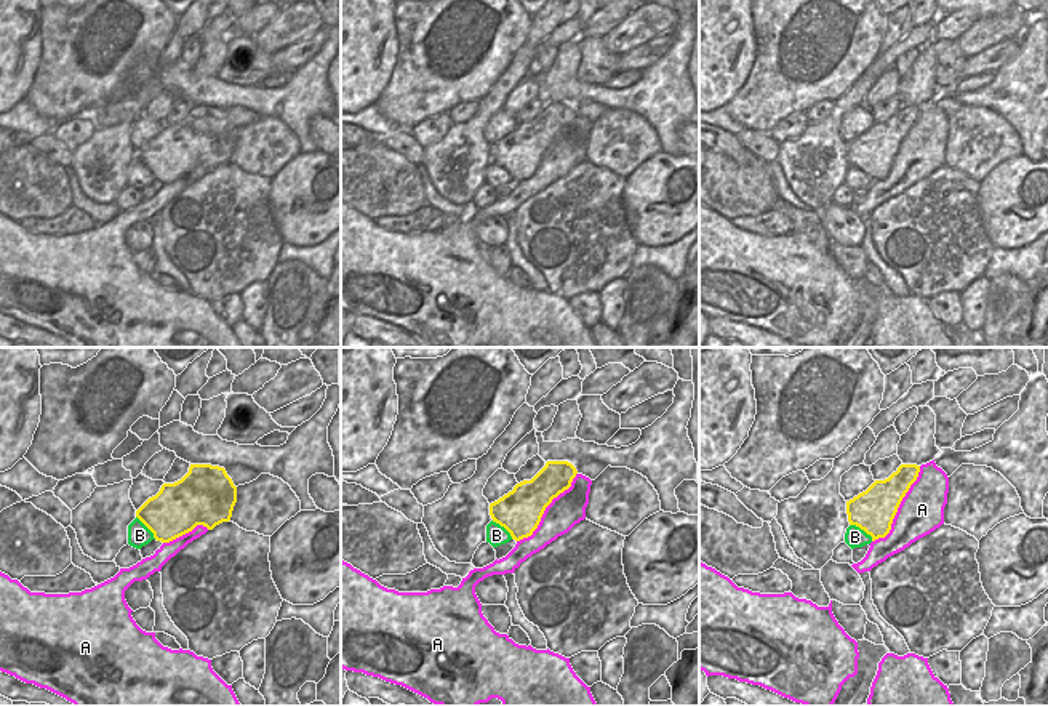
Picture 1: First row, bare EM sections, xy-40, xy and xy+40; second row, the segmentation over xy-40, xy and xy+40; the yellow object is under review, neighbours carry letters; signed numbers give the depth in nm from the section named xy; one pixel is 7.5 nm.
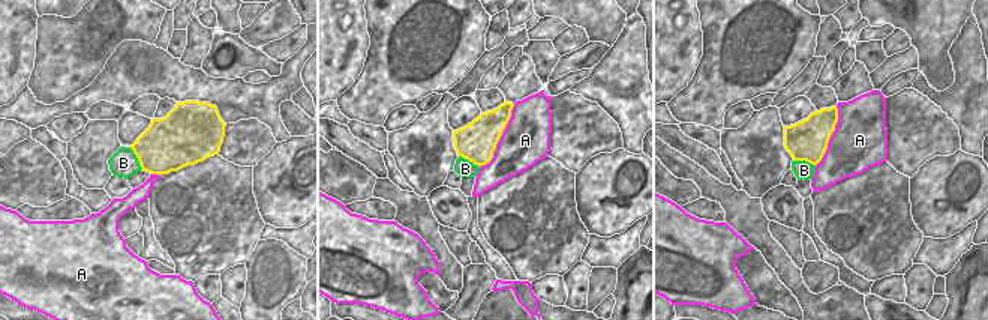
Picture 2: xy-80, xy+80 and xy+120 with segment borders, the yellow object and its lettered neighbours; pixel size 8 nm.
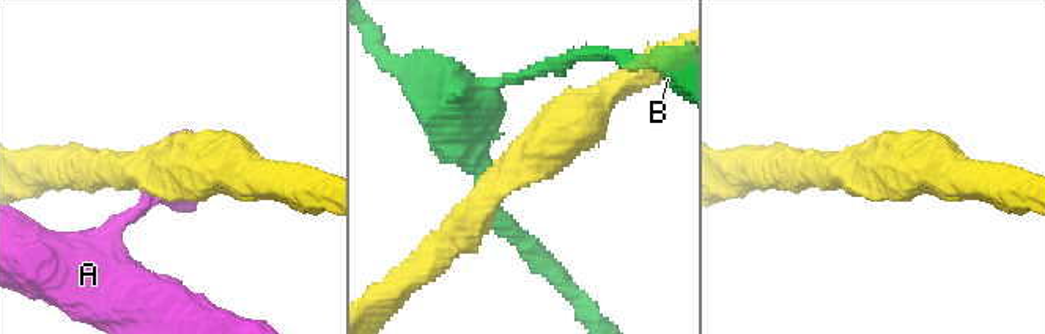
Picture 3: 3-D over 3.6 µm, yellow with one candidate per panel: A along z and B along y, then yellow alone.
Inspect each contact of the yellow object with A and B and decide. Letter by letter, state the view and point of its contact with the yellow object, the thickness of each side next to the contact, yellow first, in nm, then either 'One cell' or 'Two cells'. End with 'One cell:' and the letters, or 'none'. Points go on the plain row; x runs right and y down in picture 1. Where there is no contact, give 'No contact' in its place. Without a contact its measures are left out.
A: Touches yellow at xy+40 (898, 148). Thickness 320 nm (yellow) against 340 nm. Two cells
B: Touches yellow at xy+40 (863, 170). Thickness 320 nm (yellow) against 150 nm. Two cells
One cell: none

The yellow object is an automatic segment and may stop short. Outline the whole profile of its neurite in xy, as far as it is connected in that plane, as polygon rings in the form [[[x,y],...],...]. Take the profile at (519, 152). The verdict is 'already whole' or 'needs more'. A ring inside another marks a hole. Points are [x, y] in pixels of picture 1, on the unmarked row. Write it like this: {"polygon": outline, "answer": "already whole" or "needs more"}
{"polygon": [[[547,102],[531,122],[517,125],[512,133],[490,146],[493,163],[504,168],[515,183],[531,178],[546,149],[571,128],[576,115],[568,102]]], "answer": "already whole"}

